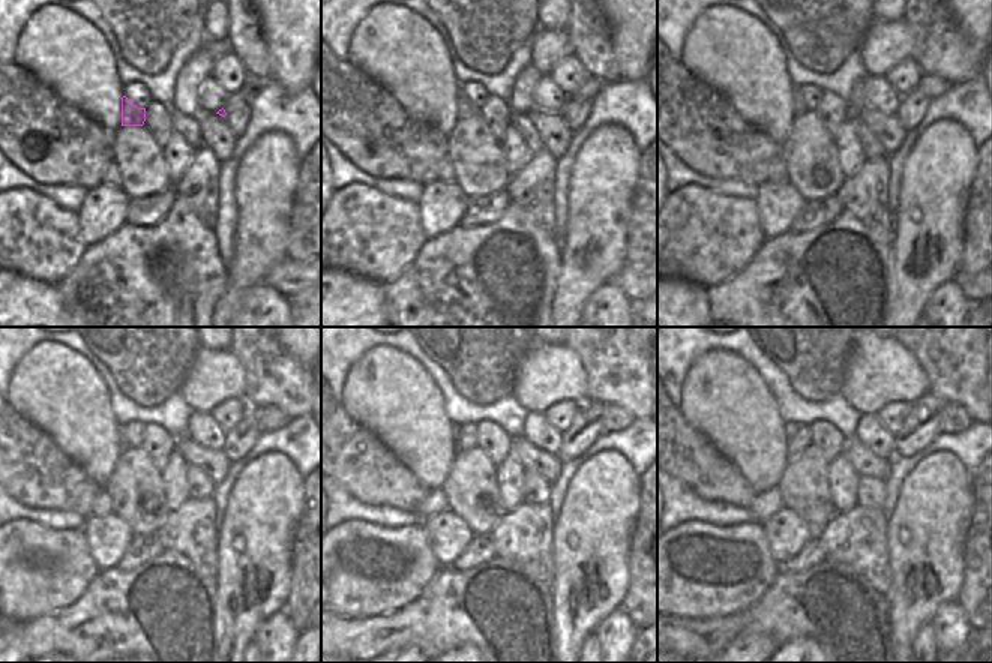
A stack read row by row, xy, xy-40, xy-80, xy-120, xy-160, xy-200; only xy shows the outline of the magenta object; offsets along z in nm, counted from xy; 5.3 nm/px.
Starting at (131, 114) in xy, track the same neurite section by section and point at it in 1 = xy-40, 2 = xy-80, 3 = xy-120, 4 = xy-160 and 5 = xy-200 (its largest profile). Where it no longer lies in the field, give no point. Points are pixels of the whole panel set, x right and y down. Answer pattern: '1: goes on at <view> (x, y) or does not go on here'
1: goes on at xy-40 (465, 110)
2: goes on at xy-80 (797, 104)
3: goes on at xy-120 (123, 446)
4: goes on at xy-160 (455, 428)
5: goes on at xy-200 (790, 428)

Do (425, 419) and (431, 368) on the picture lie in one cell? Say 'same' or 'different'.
different

